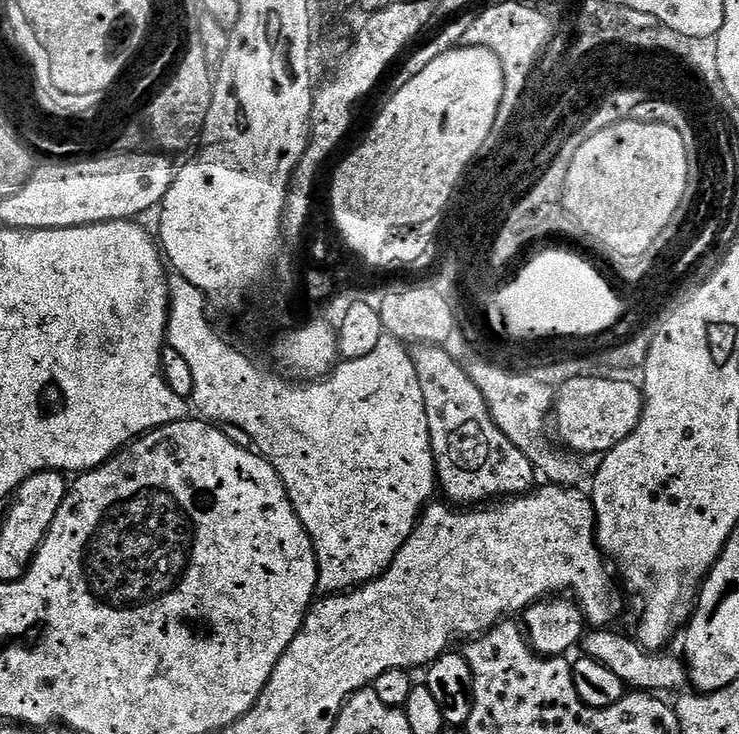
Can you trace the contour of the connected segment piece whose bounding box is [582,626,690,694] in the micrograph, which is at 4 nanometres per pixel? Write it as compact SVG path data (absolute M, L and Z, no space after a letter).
M596 626L585 631L582 641L583 655L594 662L602 662L606 670L618 674L628 690L649 694L676 694L689 687L688 665L679 655L671 656L671 651L668 650L649 652L640 645L639 640L631 635L623 636L622 633L615 632L616 630L612 626Z

